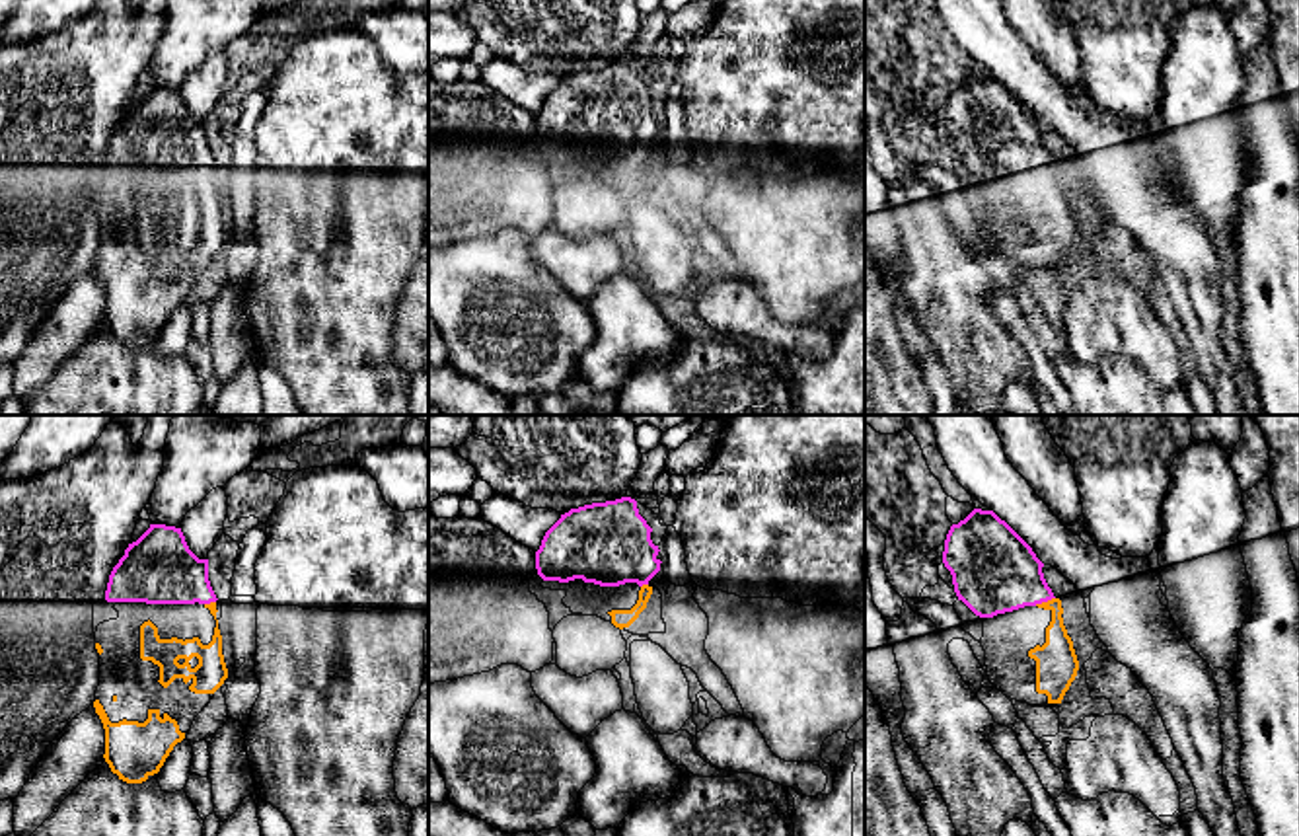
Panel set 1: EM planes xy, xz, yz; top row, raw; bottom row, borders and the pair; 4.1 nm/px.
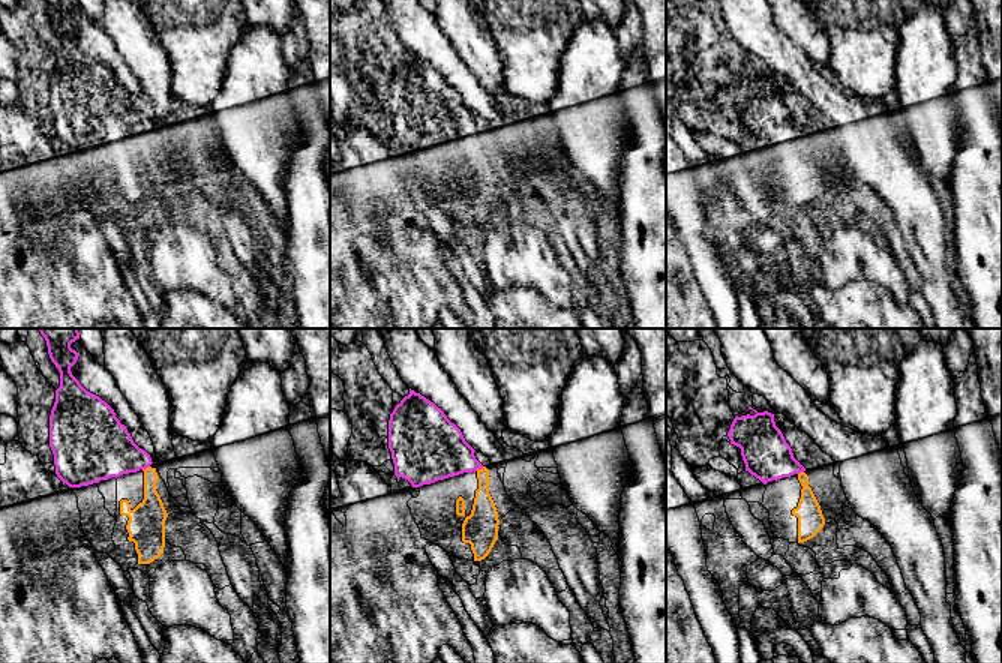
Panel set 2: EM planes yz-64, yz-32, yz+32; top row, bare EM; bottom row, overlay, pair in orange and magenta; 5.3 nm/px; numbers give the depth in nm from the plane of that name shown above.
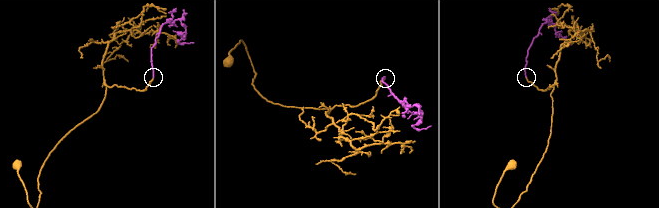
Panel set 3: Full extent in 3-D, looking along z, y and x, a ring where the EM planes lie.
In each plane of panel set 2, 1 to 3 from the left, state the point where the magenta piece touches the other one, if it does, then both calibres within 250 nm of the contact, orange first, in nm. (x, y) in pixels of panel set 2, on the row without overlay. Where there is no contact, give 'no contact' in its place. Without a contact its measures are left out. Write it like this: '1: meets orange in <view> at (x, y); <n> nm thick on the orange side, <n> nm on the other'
1: meets orange in yz-64 at (146, 132); 170 nm thick on the orange side, 320 nm on the other
2: meets orange in yz-32 at (479, 134); 150 nm thick on the orange side, 320 nm on the other
3: meets orange in yz+32 at (800, 137); 140 nm thick on the orange side, 260 nm on the other

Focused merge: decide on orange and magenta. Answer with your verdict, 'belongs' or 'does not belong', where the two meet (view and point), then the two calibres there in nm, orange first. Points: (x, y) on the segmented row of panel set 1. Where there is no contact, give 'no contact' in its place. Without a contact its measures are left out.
belongs | yz (1044, 603) | 170/360 nm

